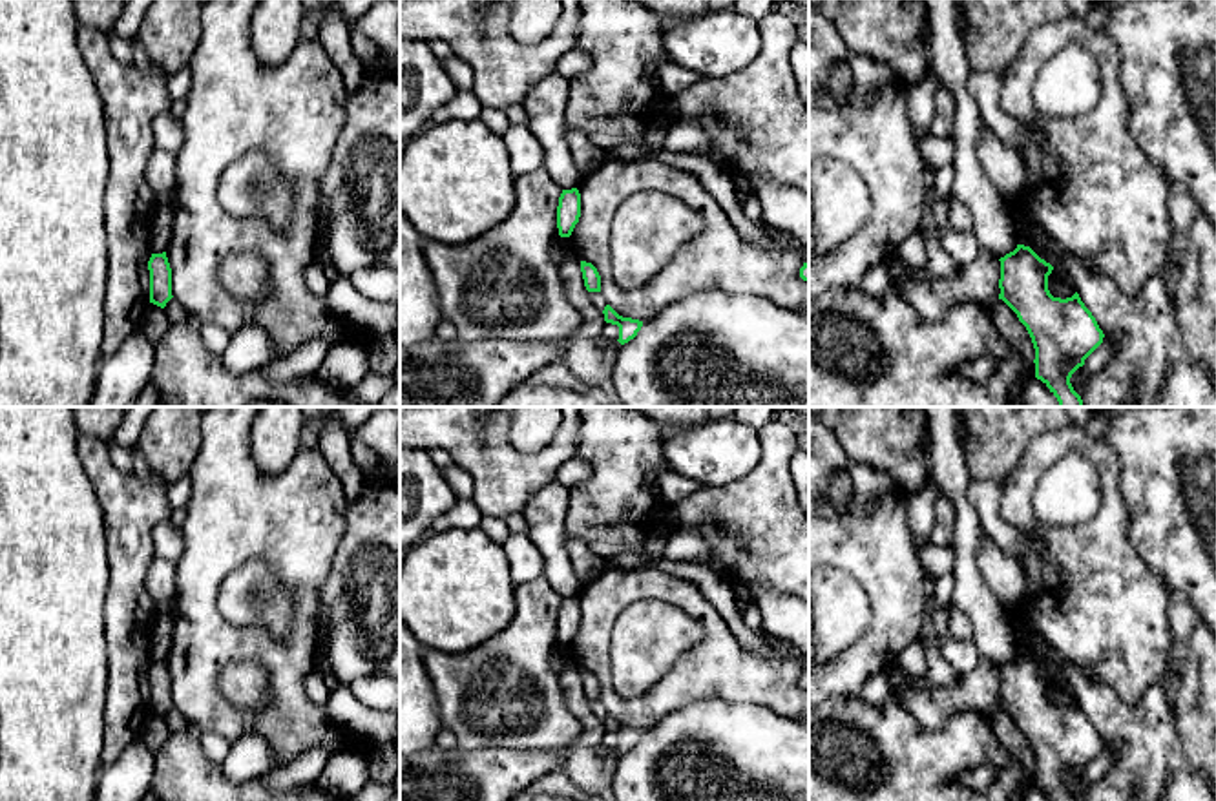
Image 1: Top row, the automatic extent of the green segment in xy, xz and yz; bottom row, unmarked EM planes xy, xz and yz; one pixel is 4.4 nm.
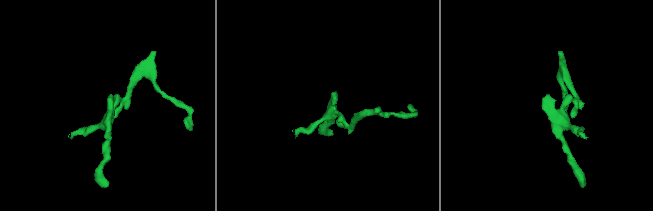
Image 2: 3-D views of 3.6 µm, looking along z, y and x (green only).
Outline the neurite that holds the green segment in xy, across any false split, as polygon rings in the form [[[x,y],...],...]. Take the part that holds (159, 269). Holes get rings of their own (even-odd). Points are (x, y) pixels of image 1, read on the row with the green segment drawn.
[[[166,252],[152,254],[148,261],[148,270],[150,270],[150,303],[164,308],[166,303],[173,297],[172,268]]]

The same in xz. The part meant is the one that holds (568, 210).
[[[577,188],[562,190],[557,206],[557,228],[561,237],[570,237],[581,217],[581,193]]]

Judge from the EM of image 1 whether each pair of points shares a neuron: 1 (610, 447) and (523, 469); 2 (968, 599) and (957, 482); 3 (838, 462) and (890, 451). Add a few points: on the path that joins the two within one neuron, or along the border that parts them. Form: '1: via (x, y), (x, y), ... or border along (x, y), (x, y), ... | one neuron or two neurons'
1: border along (581, 426), (574, 455) | two neurons
2: via (964, 570), (964, 511) | one neuron
3: border along (828, 427), (853, 466) | two neurons

